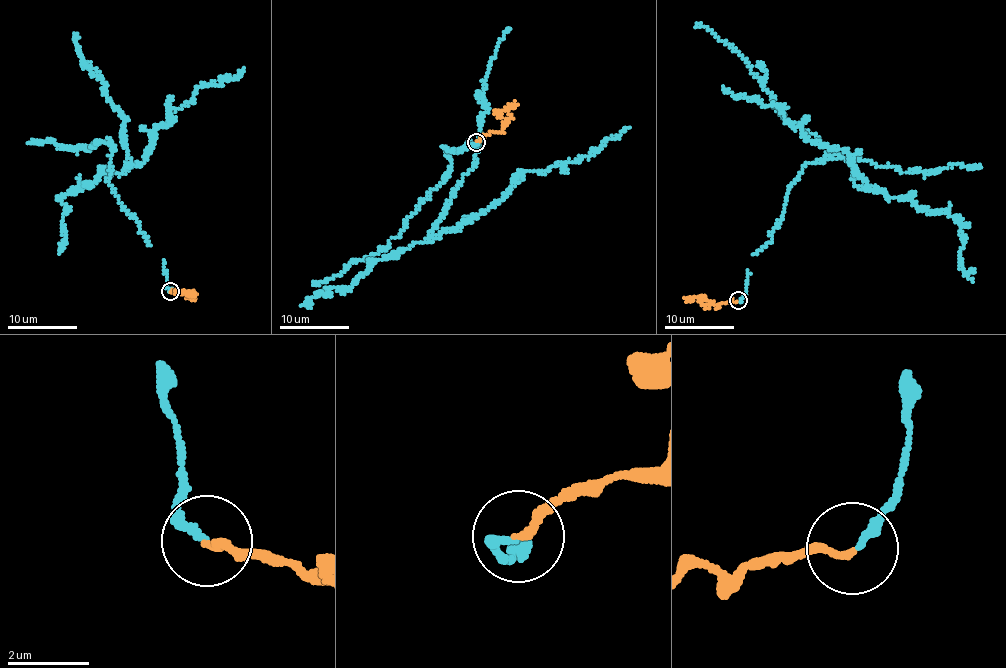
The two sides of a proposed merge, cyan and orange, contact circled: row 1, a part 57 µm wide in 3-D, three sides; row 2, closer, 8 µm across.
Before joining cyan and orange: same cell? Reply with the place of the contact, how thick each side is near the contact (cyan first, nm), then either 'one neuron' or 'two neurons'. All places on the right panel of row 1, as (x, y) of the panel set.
at (738, 300); 180 nm thick on the cyan side, 190 nm on the other; one neuron

